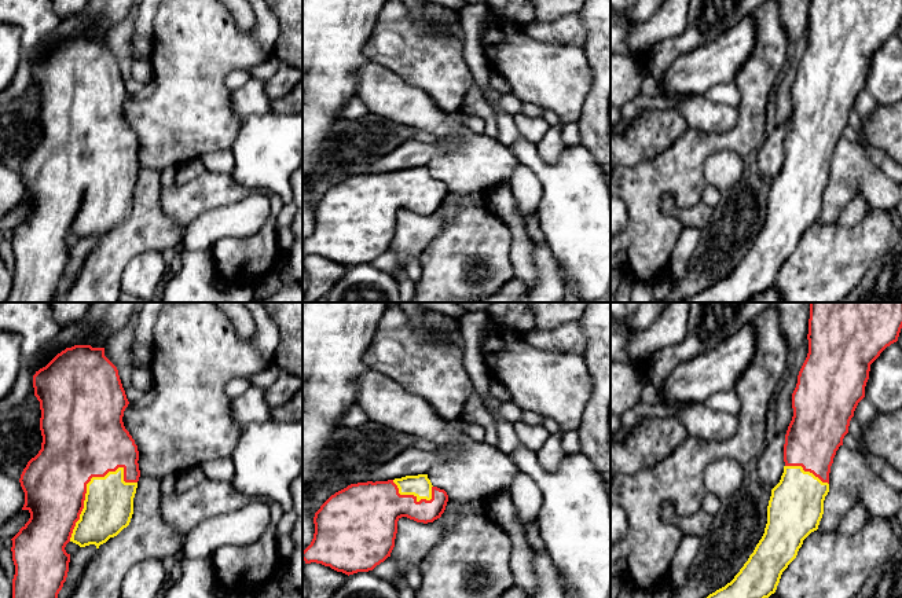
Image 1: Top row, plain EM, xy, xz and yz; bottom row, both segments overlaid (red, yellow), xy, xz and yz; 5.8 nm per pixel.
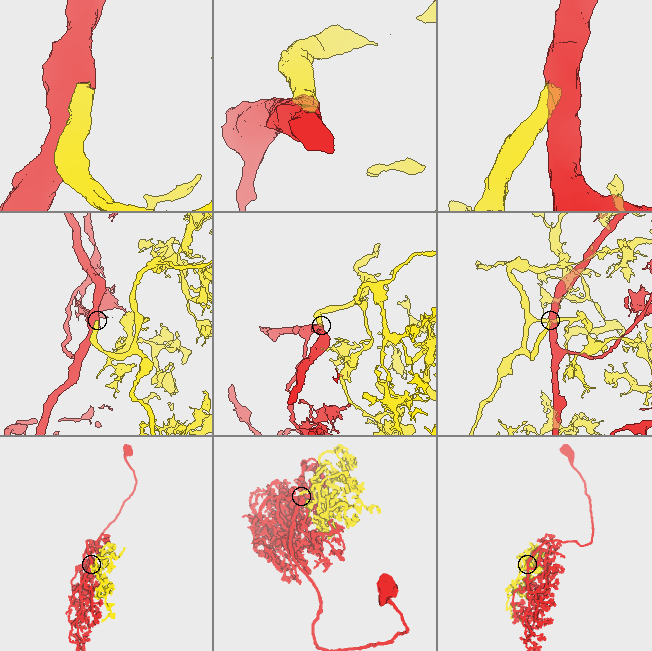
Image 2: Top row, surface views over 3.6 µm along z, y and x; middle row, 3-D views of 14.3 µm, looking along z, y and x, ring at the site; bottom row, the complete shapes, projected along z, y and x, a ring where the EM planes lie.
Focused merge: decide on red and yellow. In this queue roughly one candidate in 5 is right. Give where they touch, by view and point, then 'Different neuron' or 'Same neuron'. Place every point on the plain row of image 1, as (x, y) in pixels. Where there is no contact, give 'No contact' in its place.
Touches red at xy (85, 184). Same neuron

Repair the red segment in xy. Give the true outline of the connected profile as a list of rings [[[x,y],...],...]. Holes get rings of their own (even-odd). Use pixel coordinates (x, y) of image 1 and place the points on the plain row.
[[[74,37],[72,40],[66,40],[58,45],[45,59],[36,63],[33,67],[33,80],[34,88],[40,93],[40,122],[43,135],[41,142],[28,154],[19,170],[21,179],[25,184],[25,197],[22,202],[28,202],[30,205],[30,210],[11,231],[15,267],[12,271],[12,291],[7,302],[58,302],[58,286],[66,274],[70,254],[70,246],[67,246],[65,242],[66,236],[73,234],[80,239],[95,236],[96,241],[99,241],[100,236],[106,235],[110,230],[117,228],[124,220],[126,220],[133,206],[133,190],[140,169],[138,137],[135,136],[135,132],[125,121],[122,114],[124,103],[129,93],[122,80],[117,59],[104,48],[104,40],[92,40],[91,37]]]

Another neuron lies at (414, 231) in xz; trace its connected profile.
[[[407,209],[399,210],[395,239],[390,245],[397,256],[397,265],[390,272],[392,276],[396,278],[404,271],[406,263],[419,257],[428,243],[440,234],[448,223],[447,213],[440,209],[424,216]]]

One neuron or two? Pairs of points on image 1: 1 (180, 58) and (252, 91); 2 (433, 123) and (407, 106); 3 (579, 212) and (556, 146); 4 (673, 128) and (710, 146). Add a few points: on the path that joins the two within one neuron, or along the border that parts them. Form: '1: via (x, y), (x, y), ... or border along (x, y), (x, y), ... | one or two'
1: border along (231, 91), (231, 109), (241, 123) | two
2: via (426, 116), (414, 106) | one
3: border along (535, 143), (547, 162), (554, 162), (565, 149) | two
4: border along (688, 127), (659, 153) | two

